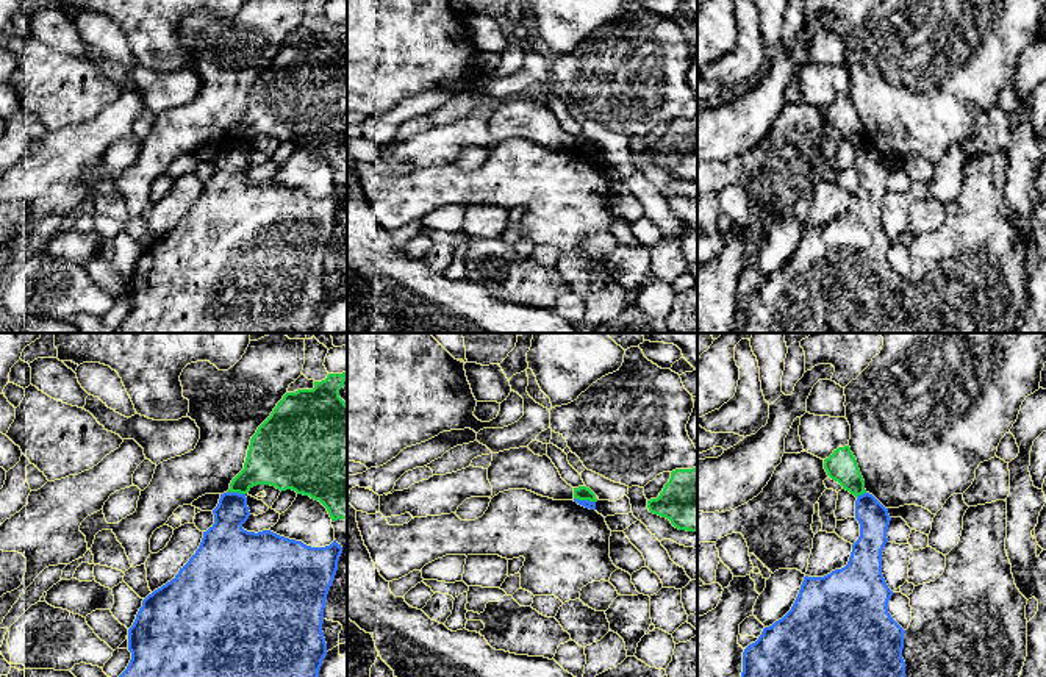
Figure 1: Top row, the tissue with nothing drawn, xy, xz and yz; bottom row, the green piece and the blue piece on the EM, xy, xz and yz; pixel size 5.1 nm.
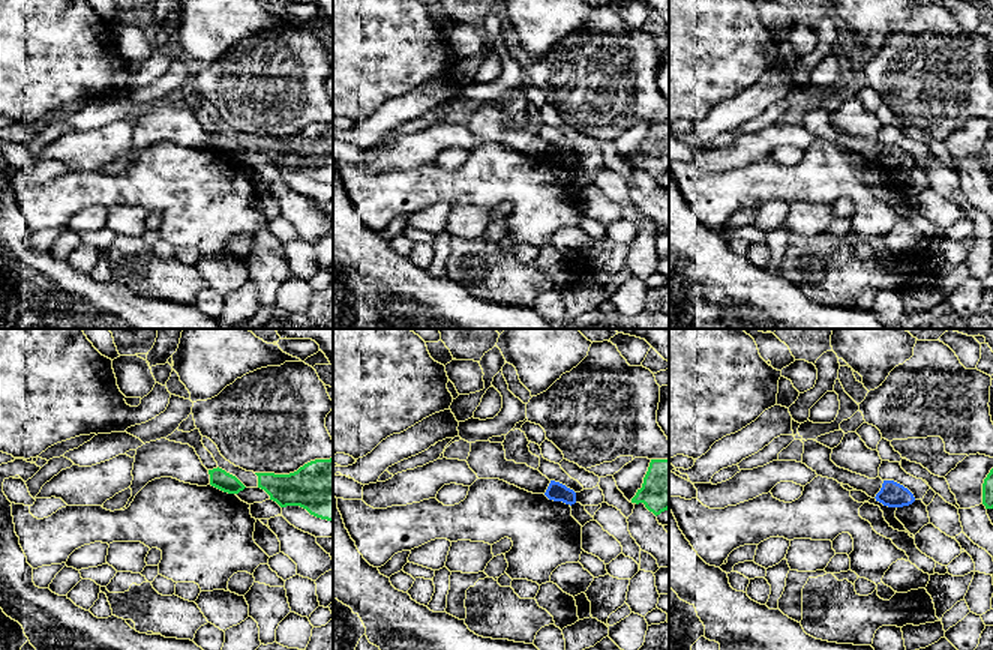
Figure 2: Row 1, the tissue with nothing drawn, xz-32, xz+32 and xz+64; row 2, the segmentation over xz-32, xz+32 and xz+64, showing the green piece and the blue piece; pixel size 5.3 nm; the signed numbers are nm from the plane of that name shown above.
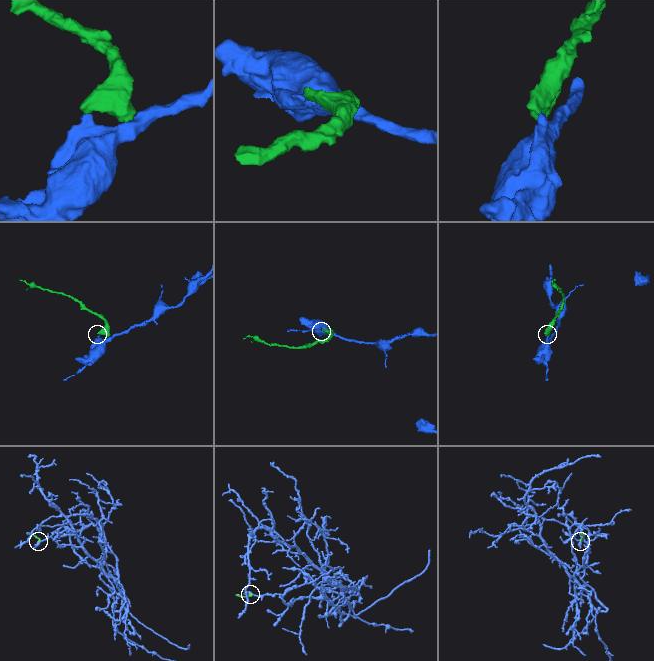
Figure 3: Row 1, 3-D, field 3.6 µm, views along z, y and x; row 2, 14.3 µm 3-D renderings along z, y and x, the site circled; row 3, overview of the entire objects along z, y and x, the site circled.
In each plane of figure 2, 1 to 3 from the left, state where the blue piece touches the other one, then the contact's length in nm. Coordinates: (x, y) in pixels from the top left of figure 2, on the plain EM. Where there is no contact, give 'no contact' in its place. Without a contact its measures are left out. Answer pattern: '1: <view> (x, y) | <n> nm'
1: no contact
2: no contact
3: no contact

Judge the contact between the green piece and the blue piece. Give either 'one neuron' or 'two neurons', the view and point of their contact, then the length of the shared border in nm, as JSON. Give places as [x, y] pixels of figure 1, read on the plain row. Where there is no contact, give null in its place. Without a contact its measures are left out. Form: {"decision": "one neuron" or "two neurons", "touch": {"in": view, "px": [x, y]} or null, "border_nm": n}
{"decision": "two neurons", "touch": {"in": "xy", "px": [236, 141]}, "border_nm": 100}

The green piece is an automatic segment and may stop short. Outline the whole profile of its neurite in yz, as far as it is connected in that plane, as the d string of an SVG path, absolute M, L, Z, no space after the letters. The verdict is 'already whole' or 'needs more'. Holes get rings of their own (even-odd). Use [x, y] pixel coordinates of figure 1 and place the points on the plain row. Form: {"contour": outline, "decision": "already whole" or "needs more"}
{"contour": "M849 95L833 100L833 103L824 109L824 119L832 130L838 131L843 139L855 147L866 142L865 130Z", "decision": "already whole"}

